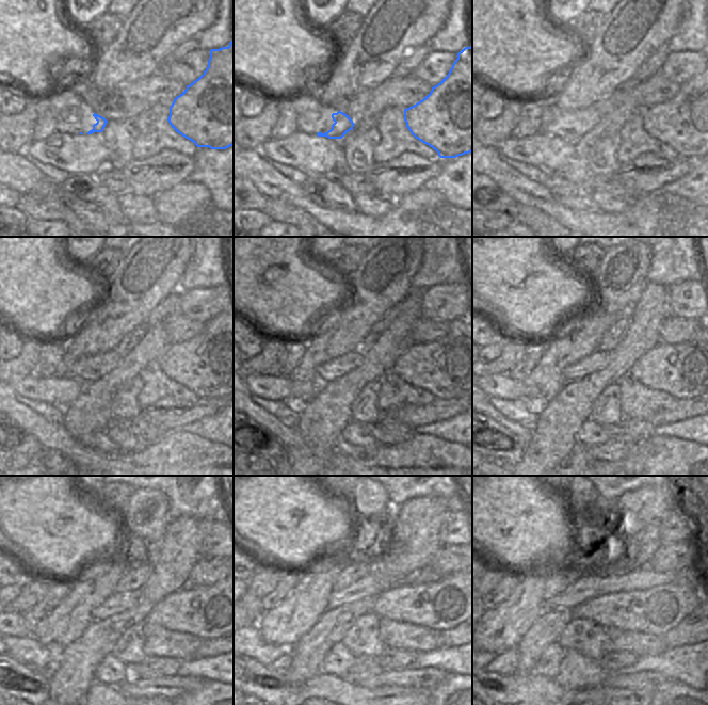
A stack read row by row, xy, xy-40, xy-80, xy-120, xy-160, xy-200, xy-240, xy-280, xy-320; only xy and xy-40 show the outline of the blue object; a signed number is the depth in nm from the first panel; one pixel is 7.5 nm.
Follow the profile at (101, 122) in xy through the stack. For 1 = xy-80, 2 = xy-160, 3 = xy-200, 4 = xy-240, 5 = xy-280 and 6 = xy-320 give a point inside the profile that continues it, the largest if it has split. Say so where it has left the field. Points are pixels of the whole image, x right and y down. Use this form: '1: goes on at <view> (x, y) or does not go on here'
1: goes on at xy-80 (582, 121)
2: goes on at xy-160 (339, 366)
3: goes on at xy-200 (598, 359)
4: goes on at xy-240 (121, 602)
5: goes on at xy-280 (443, 605)
6: goes on at xy-320 (657, 610)

